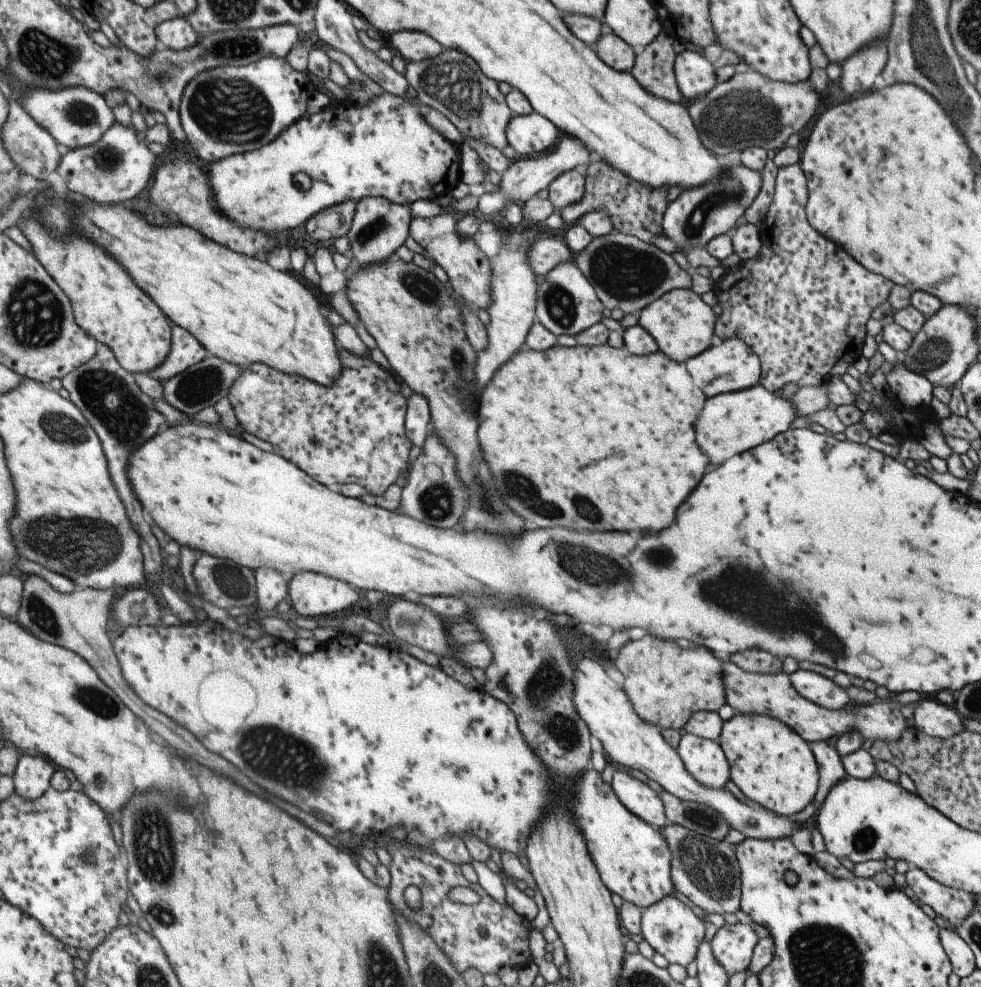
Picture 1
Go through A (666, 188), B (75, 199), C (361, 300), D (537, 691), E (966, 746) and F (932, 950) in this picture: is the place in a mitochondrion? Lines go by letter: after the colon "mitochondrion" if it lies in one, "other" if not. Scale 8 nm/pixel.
A: other
B: other
C: other
D: mitochondrion
E: other
F: other

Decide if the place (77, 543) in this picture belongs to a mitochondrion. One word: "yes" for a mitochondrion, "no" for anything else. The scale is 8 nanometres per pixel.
yes

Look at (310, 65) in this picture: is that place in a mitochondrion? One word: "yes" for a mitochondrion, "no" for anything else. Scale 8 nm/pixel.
no

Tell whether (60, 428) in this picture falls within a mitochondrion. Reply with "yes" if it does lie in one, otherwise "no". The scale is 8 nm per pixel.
yes

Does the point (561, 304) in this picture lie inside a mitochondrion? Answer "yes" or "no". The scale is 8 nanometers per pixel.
yes

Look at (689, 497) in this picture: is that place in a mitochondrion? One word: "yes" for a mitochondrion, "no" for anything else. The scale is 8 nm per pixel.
no

